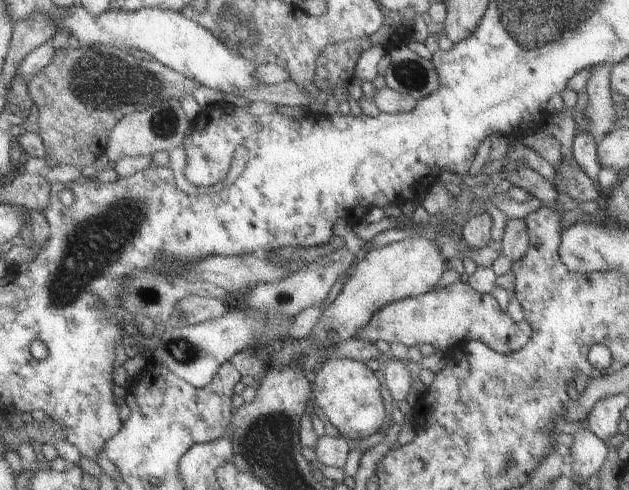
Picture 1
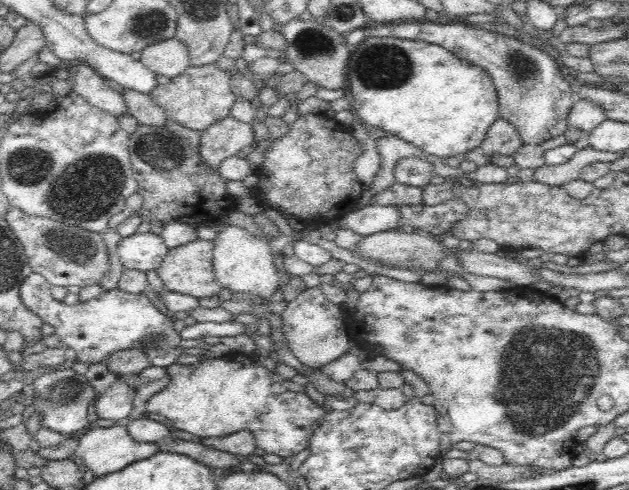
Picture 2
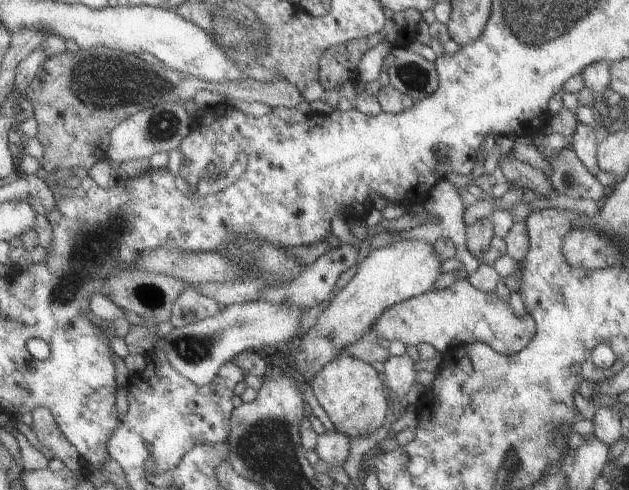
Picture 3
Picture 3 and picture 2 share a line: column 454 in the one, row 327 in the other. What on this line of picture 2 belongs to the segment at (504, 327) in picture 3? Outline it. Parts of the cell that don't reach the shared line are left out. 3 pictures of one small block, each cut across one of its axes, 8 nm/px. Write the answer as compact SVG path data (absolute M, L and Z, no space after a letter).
M318 287L307 288L292 302L289 302L281 316L281 331L284 342L304 366L320 369L339 359L353 344L348 337L344 309L328 301Z

